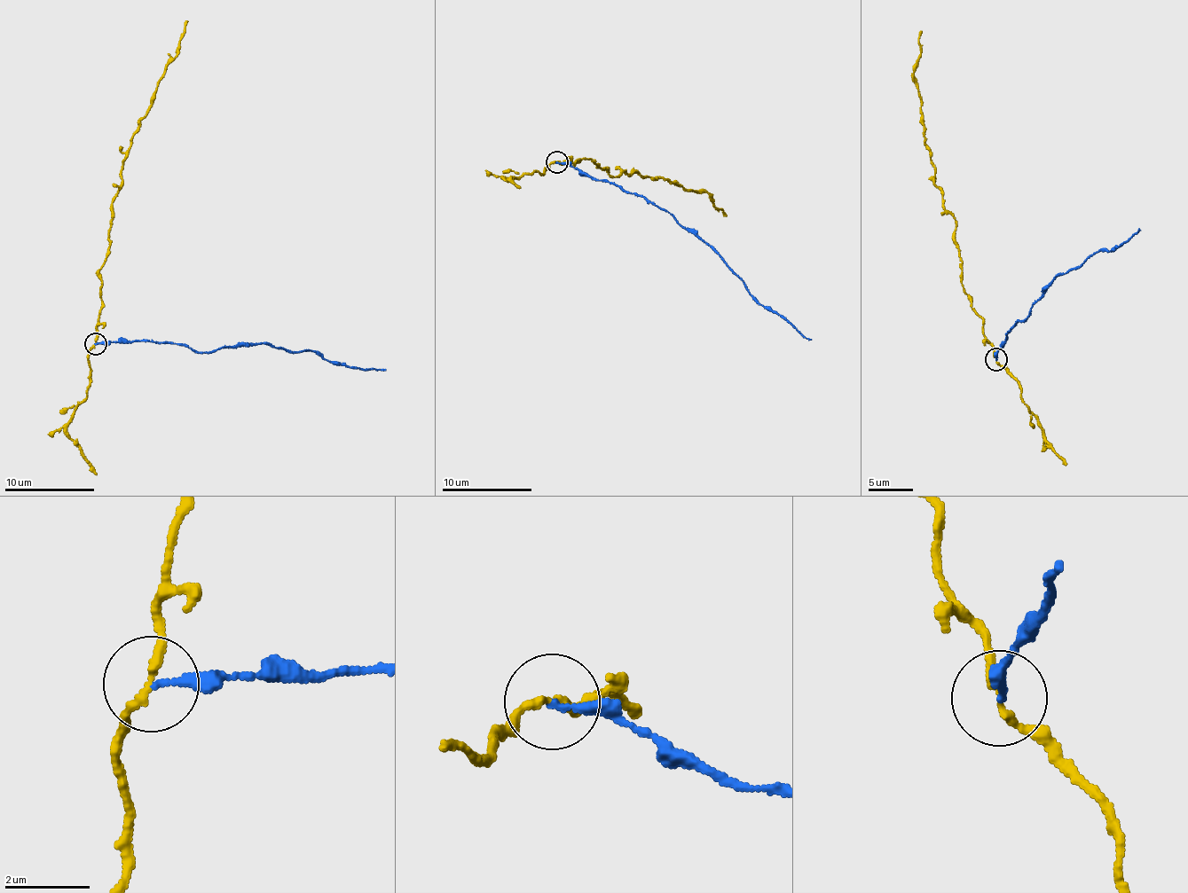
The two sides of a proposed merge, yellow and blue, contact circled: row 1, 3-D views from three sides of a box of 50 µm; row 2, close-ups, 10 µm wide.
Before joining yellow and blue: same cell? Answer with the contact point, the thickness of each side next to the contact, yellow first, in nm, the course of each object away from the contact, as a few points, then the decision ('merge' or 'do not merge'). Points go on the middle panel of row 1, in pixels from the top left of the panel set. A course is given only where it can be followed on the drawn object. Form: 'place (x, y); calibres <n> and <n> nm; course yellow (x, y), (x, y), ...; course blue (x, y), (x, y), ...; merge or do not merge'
place (556, 162); calibres 180 and 180 nm; course yellow (556, 162), (573, 166), (586, 158), (611, 176), (637, 171), (665, 178), (705, 191), (727, 216); course blue (556, 162), (569, 161), (590, 176), (637, 192), (664, 207), (710, 247), (749, 294), (812, 339); do not merge

